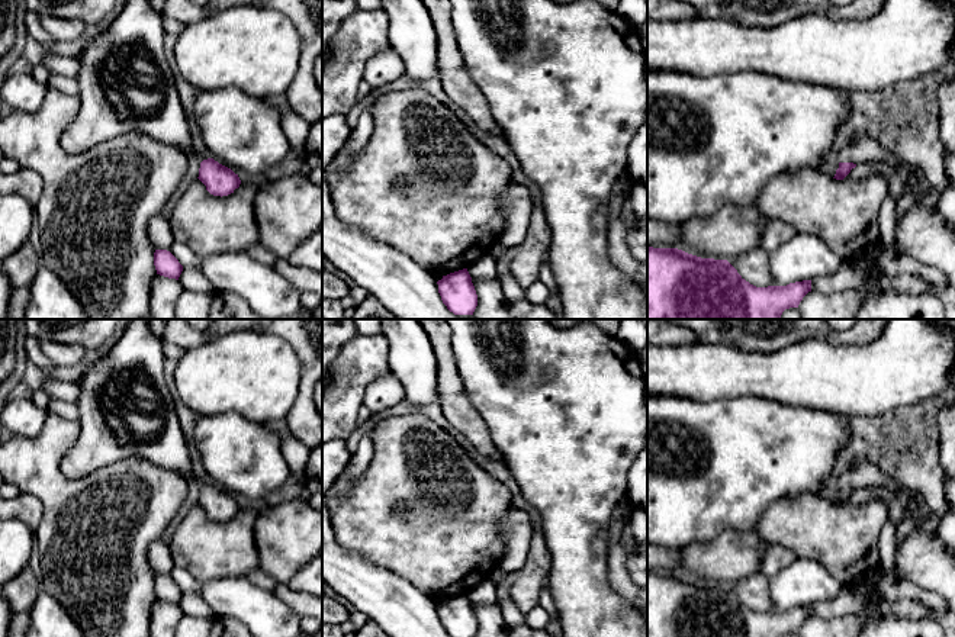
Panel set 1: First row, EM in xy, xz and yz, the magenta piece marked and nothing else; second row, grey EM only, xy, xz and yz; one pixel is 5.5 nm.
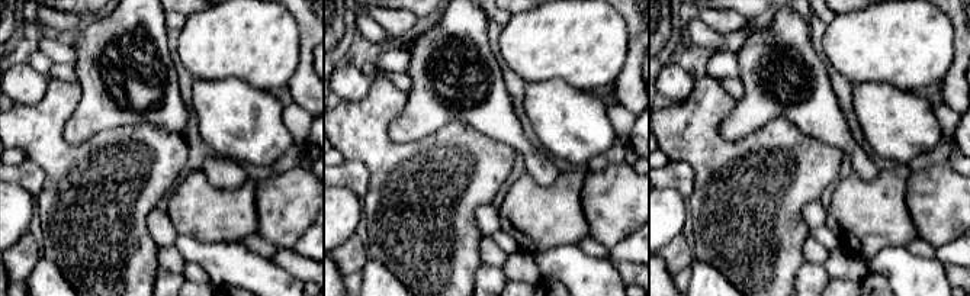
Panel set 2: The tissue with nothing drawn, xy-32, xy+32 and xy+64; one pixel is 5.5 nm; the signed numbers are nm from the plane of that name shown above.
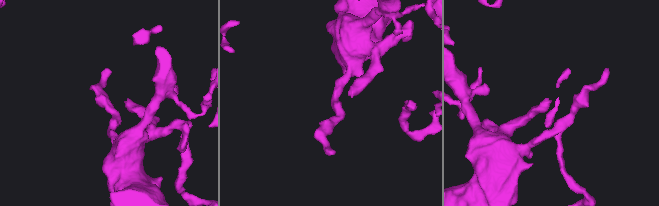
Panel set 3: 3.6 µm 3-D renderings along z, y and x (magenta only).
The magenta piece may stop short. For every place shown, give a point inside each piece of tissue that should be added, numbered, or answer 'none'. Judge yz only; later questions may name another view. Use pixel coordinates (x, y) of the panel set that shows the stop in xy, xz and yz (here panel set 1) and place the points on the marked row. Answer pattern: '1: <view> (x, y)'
1: yz (859, 150)

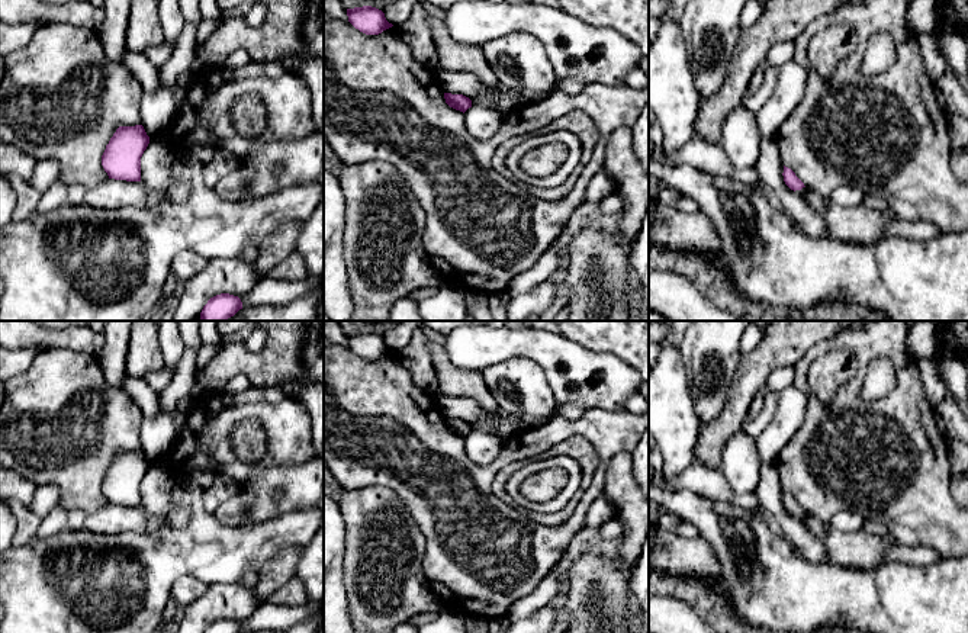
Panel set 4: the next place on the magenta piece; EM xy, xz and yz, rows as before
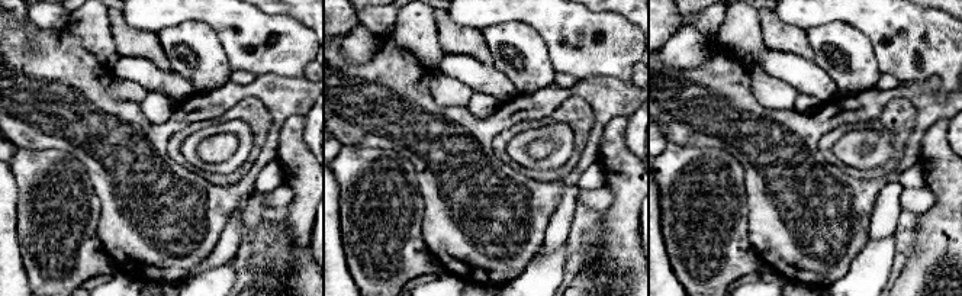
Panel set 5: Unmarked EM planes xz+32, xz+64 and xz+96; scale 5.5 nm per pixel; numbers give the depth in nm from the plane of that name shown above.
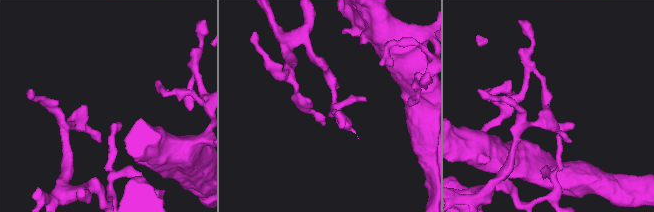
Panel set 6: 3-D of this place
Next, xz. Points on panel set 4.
none

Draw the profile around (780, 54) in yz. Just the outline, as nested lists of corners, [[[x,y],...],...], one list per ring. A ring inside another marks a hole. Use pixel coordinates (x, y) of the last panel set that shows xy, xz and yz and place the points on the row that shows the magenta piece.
[[[782,41],[771,46],[765,61],[776,67],[781,67],[787,64],[788,61],[792,61],[794,54],[795,54],[795,41]]]

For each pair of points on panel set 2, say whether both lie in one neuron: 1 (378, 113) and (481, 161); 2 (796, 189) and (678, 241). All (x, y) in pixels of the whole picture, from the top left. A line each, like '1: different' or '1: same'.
1: same
2: different

